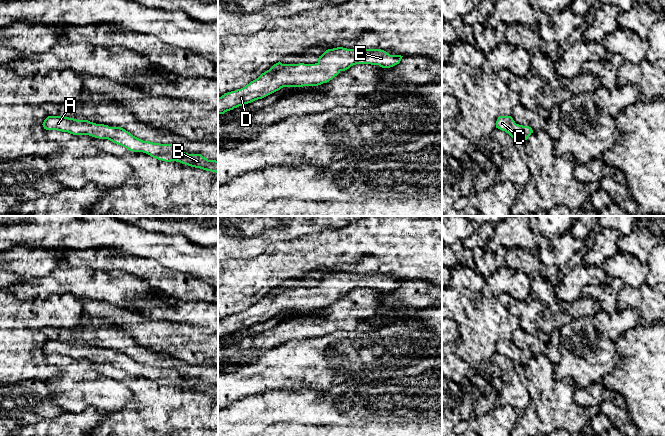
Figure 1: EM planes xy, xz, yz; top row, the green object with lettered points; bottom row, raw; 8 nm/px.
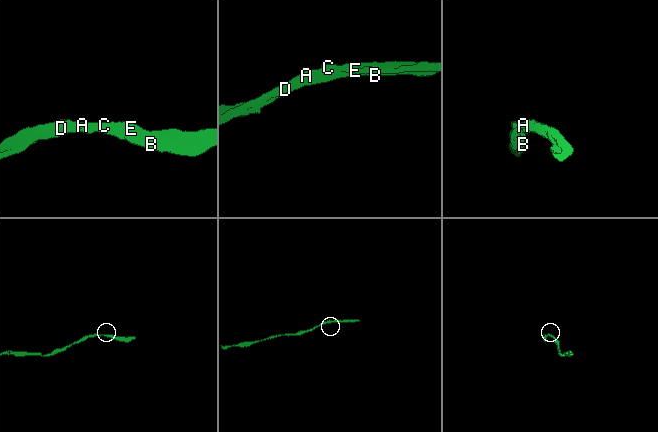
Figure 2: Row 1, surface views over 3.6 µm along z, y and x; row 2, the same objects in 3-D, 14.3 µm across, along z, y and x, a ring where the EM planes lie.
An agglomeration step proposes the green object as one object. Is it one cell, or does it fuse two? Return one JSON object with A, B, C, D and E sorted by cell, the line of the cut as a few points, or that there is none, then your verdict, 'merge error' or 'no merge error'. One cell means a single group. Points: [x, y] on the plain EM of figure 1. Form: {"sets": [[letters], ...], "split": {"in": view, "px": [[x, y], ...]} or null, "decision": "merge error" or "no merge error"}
{"sets": [["A", "B", "C", "D", "E"]], "split": null, "decision": "no merge error"}

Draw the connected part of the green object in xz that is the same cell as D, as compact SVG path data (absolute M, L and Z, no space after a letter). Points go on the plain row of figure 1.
M381 273L326 274L315 288L282 288L280 285L245 311L225 317L218 322L218 338L262 323L283 311L318 310L327 307L341 295L356 288L379 289L390 292L400 287L403 280L390 279Z

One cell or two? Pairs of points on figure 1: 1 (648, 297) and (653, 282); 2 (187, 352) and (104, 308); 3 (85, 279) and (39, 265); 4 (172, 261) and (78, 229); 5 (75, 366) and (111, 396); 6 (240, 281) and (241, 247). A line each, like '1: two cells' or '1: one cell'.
1: two cells
2: one cell
3: two cells
4: one cell
5: one cell
6: two cells

